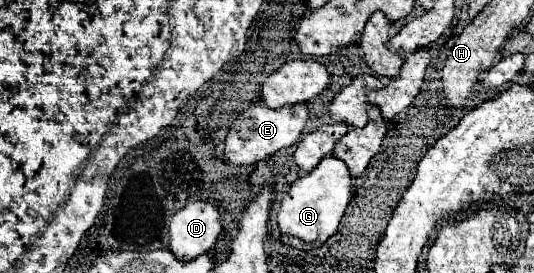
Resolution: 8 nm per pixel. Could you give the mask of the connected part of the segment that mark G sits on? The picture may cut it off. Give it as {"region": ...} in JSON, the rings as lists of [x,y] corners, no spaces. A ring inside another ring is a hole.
{"region":[[[332,155],[324,157],[314,171],[310,171],[302,179],[296,179],[296,185],[292,185],[284,195],[278,211],[280,241],[286,247],[300,251],[310,251],[312,247],[324,245],[326,239],[336,233],[350,199],[352,199],[352,177],[346,165]]]}

